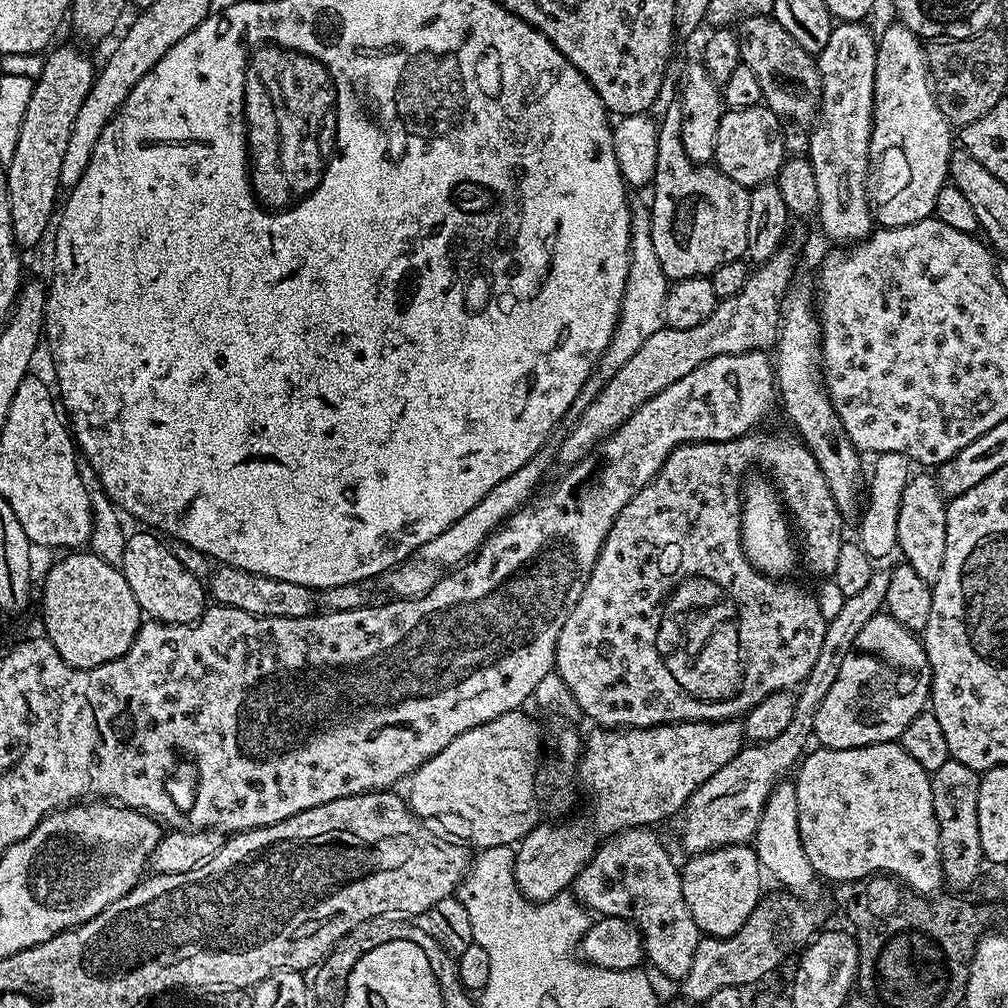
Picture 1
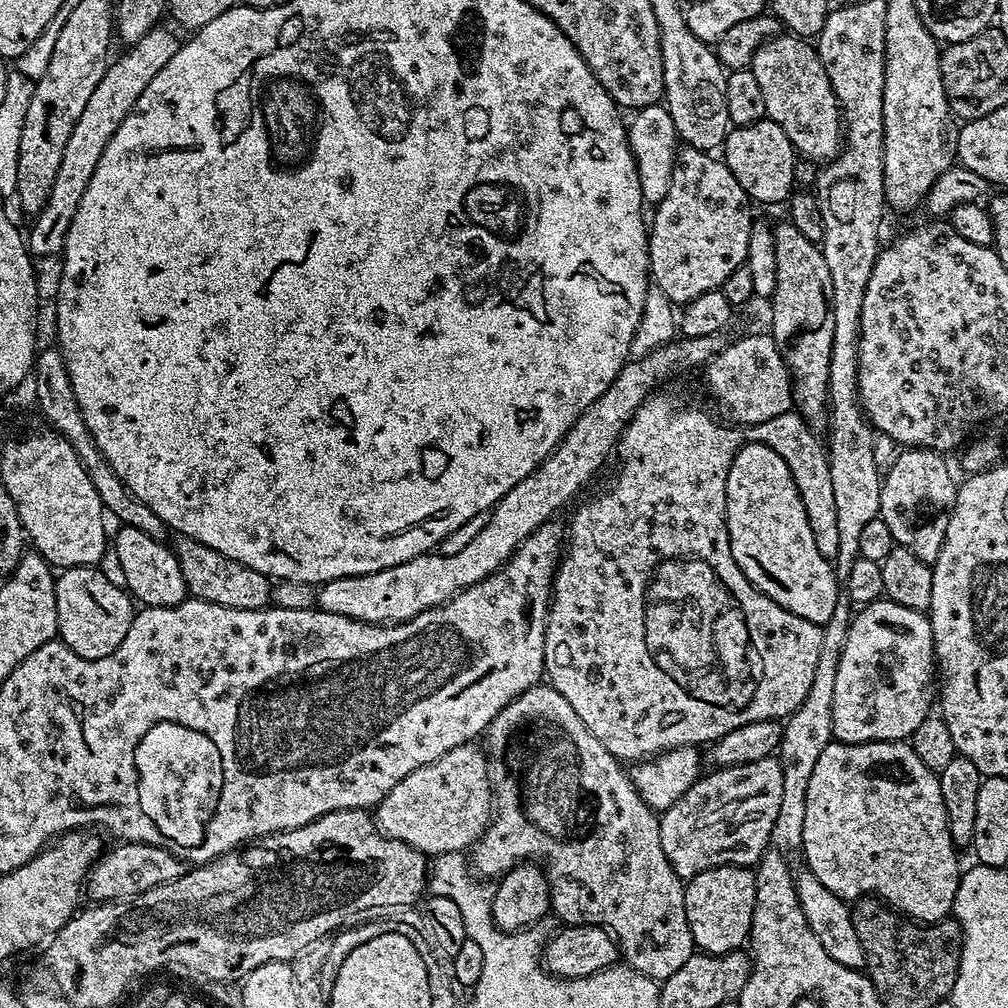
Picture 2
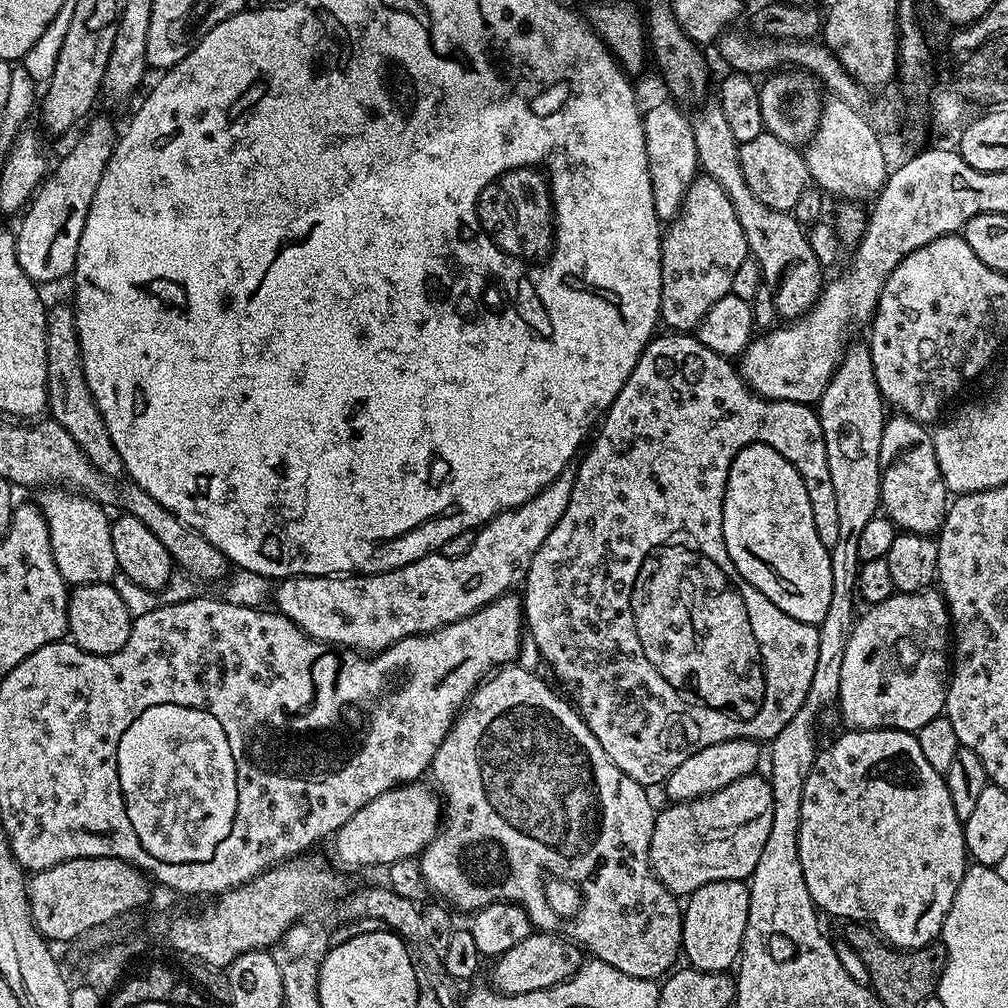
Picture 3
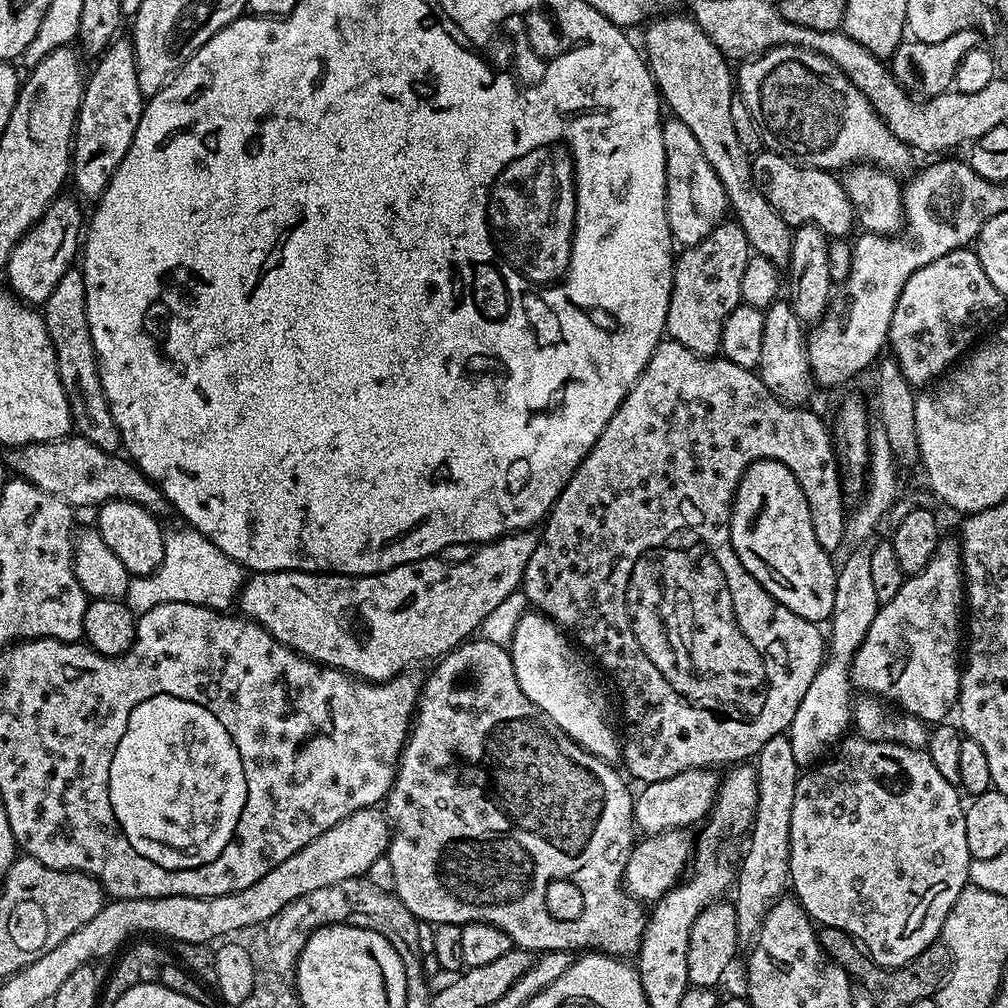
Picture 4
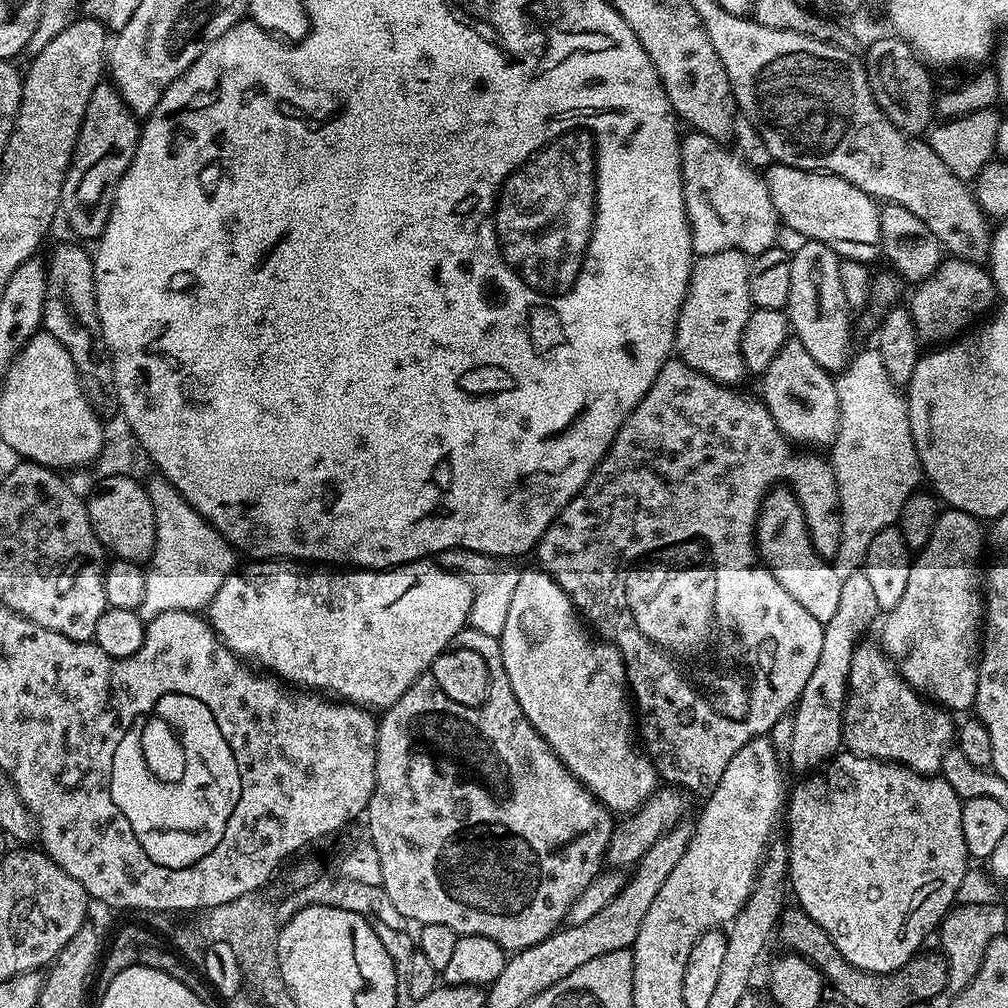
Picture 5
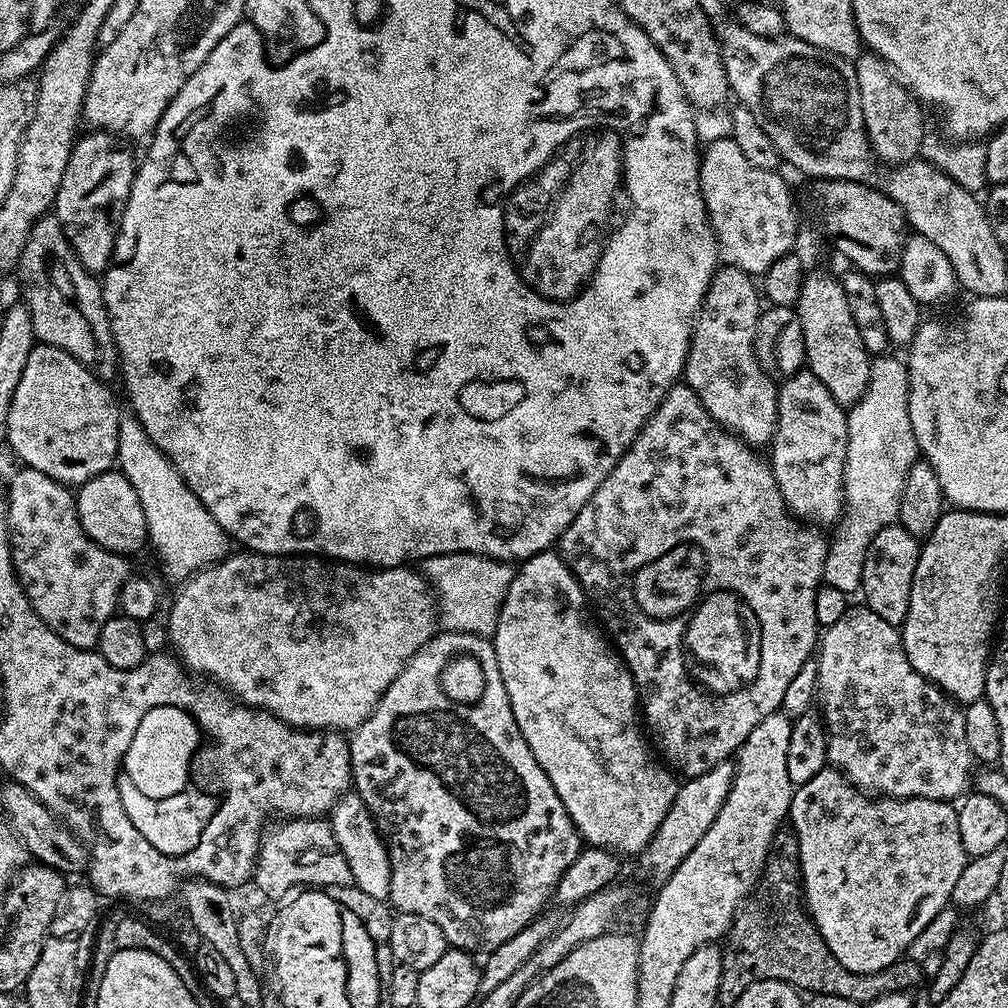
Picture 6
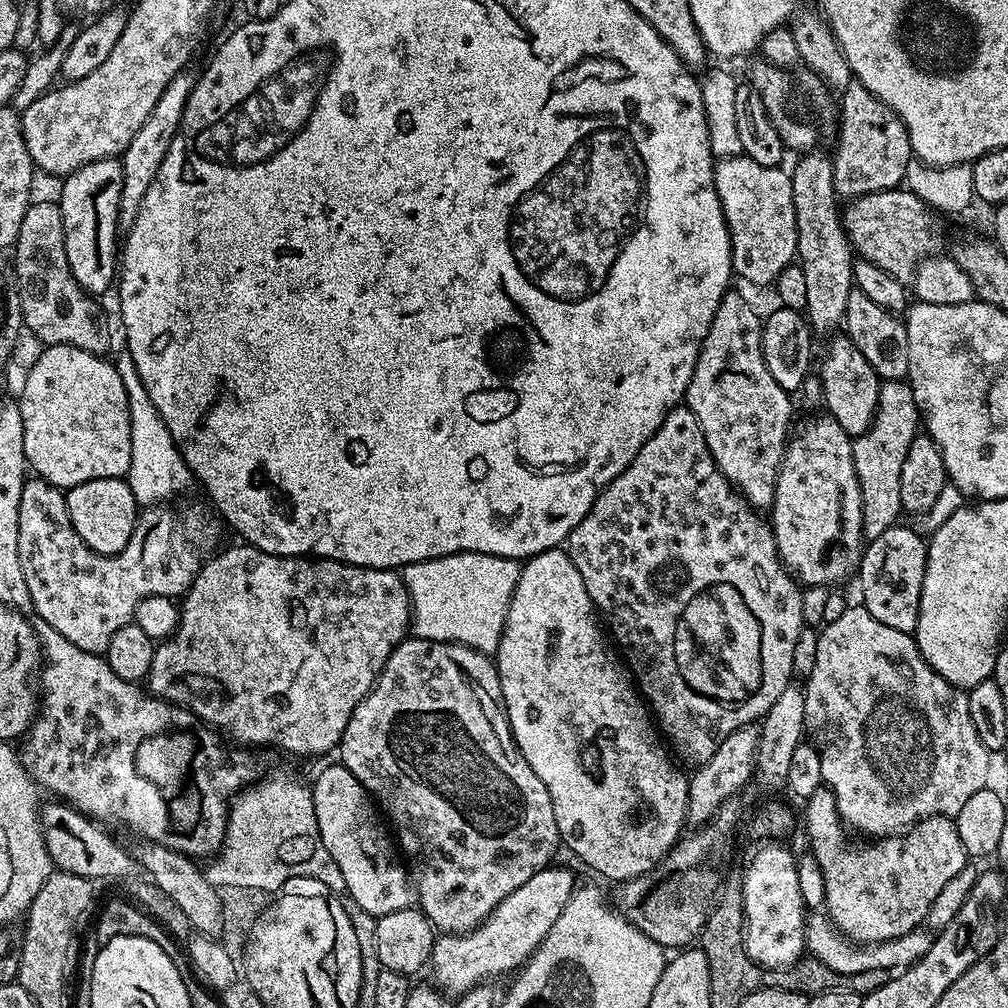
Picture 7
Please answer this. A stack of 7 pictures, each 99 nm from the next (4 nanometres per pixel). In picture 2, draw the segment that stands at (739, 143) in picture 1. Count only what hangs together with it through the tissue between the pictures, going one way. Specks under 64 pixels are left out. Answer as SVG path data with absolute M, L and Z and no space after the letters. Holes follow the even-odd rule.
M763 119L753 124L742 124L729 127L724 140L722 159L724 165L738 178L738 186L746 190L749 201L760 204L780 204L791 197L794 191L794 164L798 157L792 147L790 138L773 120Z

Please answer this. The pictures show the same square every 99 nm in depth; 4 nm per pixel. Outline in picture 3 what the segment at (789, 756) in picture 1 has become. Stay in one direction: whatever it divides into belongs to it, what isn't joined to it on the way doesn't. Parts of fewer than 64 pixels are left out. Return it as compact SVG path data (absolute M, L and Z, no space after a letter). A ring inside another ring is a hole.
M760 774L738 778L722 790L709 796L700 796L697 800L681 800L660 808L656 813L654 834L650 838L648 861L652 863L652 873L662 881L678 898L687 898L694 890L706 886L706 882L723 880L747 881L752 875L758 858L762 858L762 846L766 846L766 837L770 835L770 822L774 822L774 798L772 785Z

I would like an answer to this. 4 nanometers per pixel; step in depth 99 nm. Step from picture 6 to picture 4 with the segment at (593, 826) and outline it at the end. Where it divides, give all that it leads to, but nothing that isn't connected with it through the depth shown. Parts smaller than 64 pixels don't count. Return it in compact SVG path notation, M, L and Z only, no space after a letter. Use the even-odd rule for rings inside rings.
M535 610L525 612L518 622L518 630L514 630L514 638L510 645L512 665L514 674L518 678L518 686L522 686L522 694L526 694L526 698L530 698L530 702L534 702L538 710L547 714L571 740L578 742L586 751L598 758L609 762L619 761L622 756L622 744L618 739L617 725L616 728L612 725L612 716L608 713L608 696L604 693L599 678L596 677L597 669L581 655L575 643L569 640L568 644L567 638L569 640L565 629L557 626L543 612Z

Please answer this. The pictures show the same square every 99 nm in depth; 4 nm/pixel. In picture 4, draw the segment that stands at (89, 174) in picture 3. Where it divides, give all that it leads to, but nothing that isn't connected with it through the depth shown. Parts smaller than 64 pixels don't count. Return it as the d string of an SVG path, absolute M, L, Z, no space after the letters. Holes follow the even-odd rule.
M61 194L52 201L50 207L44 211L42 218L30 229L22 239L16 243L14 250L8 259L6 275L11 295L18 300L23 300L29 306L42 306L54 294L54 286L58 286L58 281L62 279L62 274L66 274L73 267L72 259L77 259L82 248L82 220L80 224L80 208L71 200L67 194Z

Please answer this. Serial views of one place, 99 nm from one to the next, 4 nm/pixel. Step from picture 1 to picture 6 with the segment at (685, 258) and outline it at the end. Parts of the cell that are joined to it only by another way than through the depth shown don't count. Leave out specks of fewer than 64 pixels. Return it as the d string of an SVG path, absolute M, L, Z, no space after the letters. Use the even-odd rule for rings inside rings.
M717 267L692 326L692 341L688 346L682 380L694 390L694 394L698 394L702 406L706 406L708 413L722 427L733 432L746 444L768 446L771 445L772 435L776 433L778 384L765 374L756 357L756 327L762 311L760 300L762 302L757 281L748 273L740 268Z

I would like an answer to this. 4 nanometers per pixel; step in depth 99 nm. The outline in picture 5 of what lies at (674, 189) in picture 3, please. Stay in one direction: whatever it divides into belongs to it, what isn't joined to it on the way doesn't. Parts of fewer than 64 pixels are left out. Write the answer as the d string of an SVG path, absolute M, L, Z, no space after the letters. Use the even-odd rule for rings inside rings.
M692 130L680 142L680 169L684 183L684 205L688 215L688 225L692 231L692 250L697 257L718 254L718 250L738 250L749 258L763 254L777 243L776 231L782 225L776 219L776 211L770 202L770 194L764 185L764 177L755 168L749 168L735 151L727 152L721 141Z

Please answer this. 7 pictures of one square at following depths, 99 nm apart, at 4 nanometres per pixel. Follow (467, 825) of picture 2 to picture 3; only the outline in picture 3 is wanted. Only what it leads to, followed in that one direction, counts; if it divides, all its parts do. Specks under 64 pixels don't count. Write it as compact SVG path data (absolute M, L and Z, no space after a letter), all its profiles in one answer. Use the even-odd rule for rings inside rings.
M424 782L401 784L399 788L386 790L386 794L378 794L378 798L366 802L366 806L362 806L362 810L358 810L358 814L354 814L354 818L350 818L334 834L337 860L335 863L345 864L348 868L368 868L371 864L387 866L399 860L417 857L423 852L425 846L436 837L442 823L441 797L427 783L425 784Z

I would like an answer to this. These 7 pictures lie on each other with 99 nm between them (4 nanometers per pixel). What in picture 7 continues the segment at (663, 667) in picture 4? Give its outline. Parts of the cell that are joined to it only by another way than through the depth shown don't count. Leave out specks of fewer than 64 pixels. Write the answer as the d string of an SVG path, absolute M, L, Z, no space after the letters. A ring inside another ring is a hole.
M677 406L668 411L666 418L662 422L662 426L658 426L658 430L646 442L646 446L642 446L642 450L638 450L634 462L630 462L630 466L626 466L626 470L622 470L622 474L618 474L618 478L611 480L610 483L600 491L600 496L594 502L594 506L590 506L586 518L582 518L582 522L578 522L578 526L574 526L574 530L568 535L566 541L567 554L574 562L574 566L578 566L578 574L582 574L583 581L586 582L586 590L590 594L593 604L596 605L599 615L606 621L610 632L610 627L612 627L613 633L611 632L611 635L614 637L614 640L614 635L616 635L617 641L615 640L615 643L618 645L619 651L622 653L623 659L626 661L645 701L650 705L650 711L654 717L655 723L658 725L659 731L666 737L671 751L675 753L681 761L684 759L686 763L692 764L691 766L699 766L706 762L710 762L710 758L714 758L714 750L718 750L718 746L722 746L722 742L726 742L726 738L730 738L730 734L734 734L734 730L755 725L757 721L770 710L770 706L774 706L774 701L778 699L778 694L782 694L782 690L786 690L793 683L794 646L797 645L798 636L804 627L806 627L803 620L804 593L801 585L794 579L793 573L789 572L788 569L785 568L784 563L780 561L780 555L776 549L776 538L772 533L771 523L769 523L767 519L759 520L756 516L759 516L757 509L753 508L752 505L733 488L732 483L724 477L720 472L720 467L714 462L714 458L704 441L702 430L696 421L696 415L694 415L687 406Z

